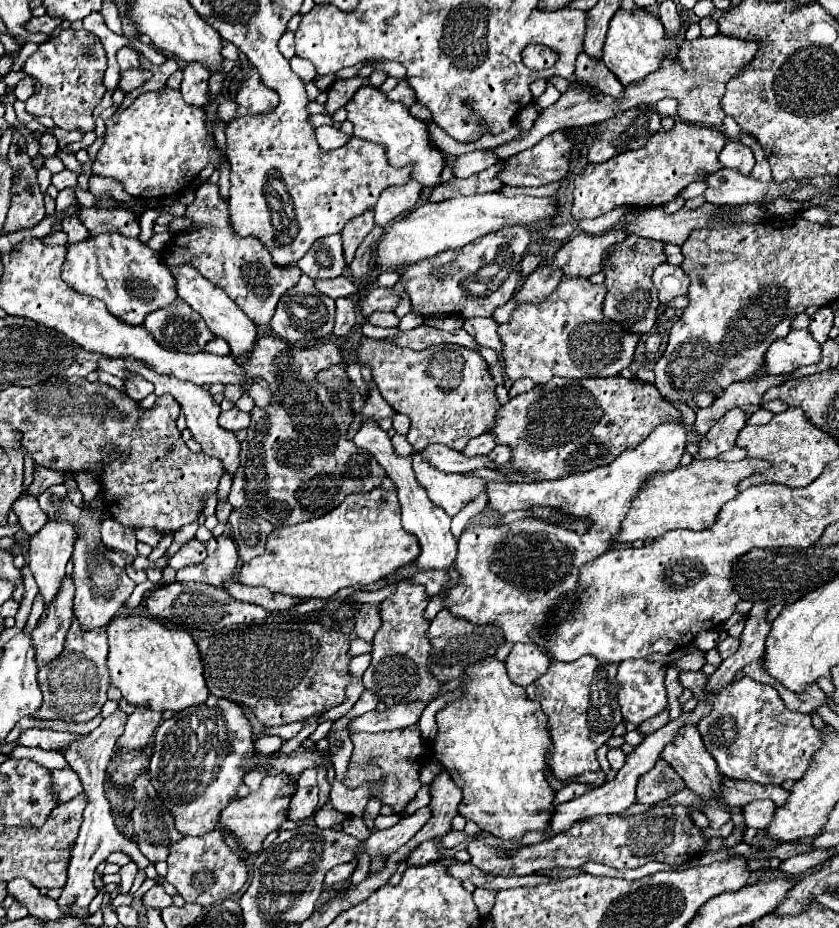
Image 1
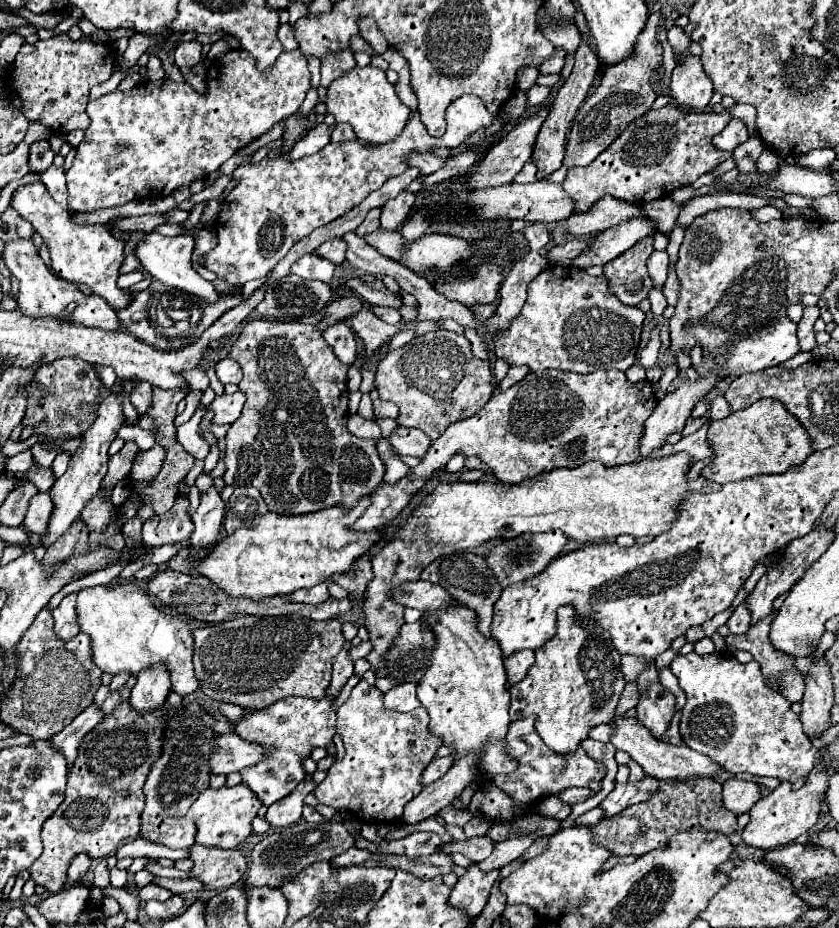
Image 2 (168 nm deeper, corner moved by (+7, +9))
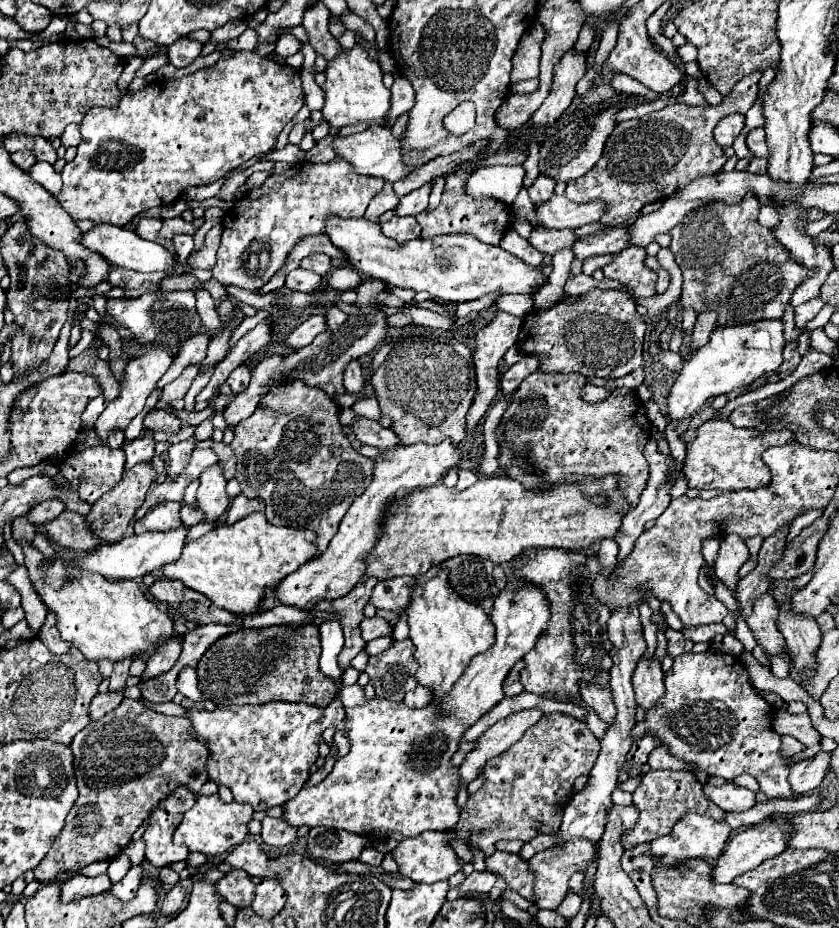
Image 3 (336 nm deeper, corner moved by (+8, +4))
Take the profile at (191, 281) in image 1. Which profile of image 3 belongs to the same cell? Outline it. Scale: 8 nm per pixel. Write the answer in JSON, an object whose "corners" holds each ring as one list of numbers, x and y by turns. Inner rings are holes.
{"corners":[[98,224,94,230,86,232,82,236,82,244,106,256,106,260,110,260,114,266,130,268,136,272,166,272,176,264,176,254,172,254,168,248,162,248,158,242,152,242,152,240,142,240,136,232,110,226,110,224]]}

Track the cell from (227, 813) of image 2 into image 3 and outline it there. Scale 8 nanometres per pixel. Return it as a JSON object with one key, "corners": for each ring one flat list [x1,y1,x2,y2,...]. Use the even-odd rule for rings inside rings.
{"corners":[[218,794,198,796,196,804,186,812,184,820,180,822,178,830,174,832,174,842,186,844,188,850,202,852,206,856,224,854,224,852,232,850,234,846,238,846,240,842,246,840,248,822,252,820,252,814,254,814,254,810,250,808,250,804,238,804,238,802,226,804,218,798]]}

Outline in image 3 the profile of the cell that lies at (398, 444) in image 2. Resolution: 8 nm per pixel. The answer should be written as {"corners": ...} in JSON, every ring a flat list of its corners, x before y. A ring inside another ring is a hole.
{"corners":[[358,418,352,424,352,432,356,434,356,438,362,444,370,444,376,446,380,450,392,450,400,444,398,434,392,432,392,428,384,428,380,422,376,420,368,420,368,418]]}

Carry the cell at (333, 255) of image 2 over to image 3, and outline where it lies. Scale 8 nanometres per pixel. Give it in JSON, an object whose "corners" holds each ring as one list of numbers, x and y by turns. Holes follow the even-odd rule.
{"corners":[[314,254,314,256,304,258,300,266,306,268,306,270,316,272,320,276,326,276,328,272,332,272,332,258,330,256,322,256,322,254]]}

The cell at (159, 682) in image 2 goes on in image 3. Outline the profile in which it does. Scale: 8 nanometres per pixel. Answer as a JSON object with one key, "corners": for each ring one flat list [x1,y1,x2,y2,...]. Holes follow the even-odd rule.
{"corners":[[170,640,160,652,156,652,154,656,148,658,148,662,146,662,146,670,144,670,144,674,140,676,140,682,150,680,150,678,154,678,154,676,160,676,160,674,168,672,168,670,176,664,180,652,182,652,180,640]]}

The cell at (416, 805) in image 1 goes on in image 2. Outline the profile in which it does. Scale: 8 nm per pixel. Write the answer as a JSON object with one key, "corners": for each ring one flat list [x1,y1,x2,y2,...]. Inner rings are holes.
{"corners":[[437,757,437,759,433,759,433,763,423,773,423,785,429,785,429,783,437,781,439,777,443,777,443,773,447,773,451,765,453,765,453,757,441,757,441,759]]}

